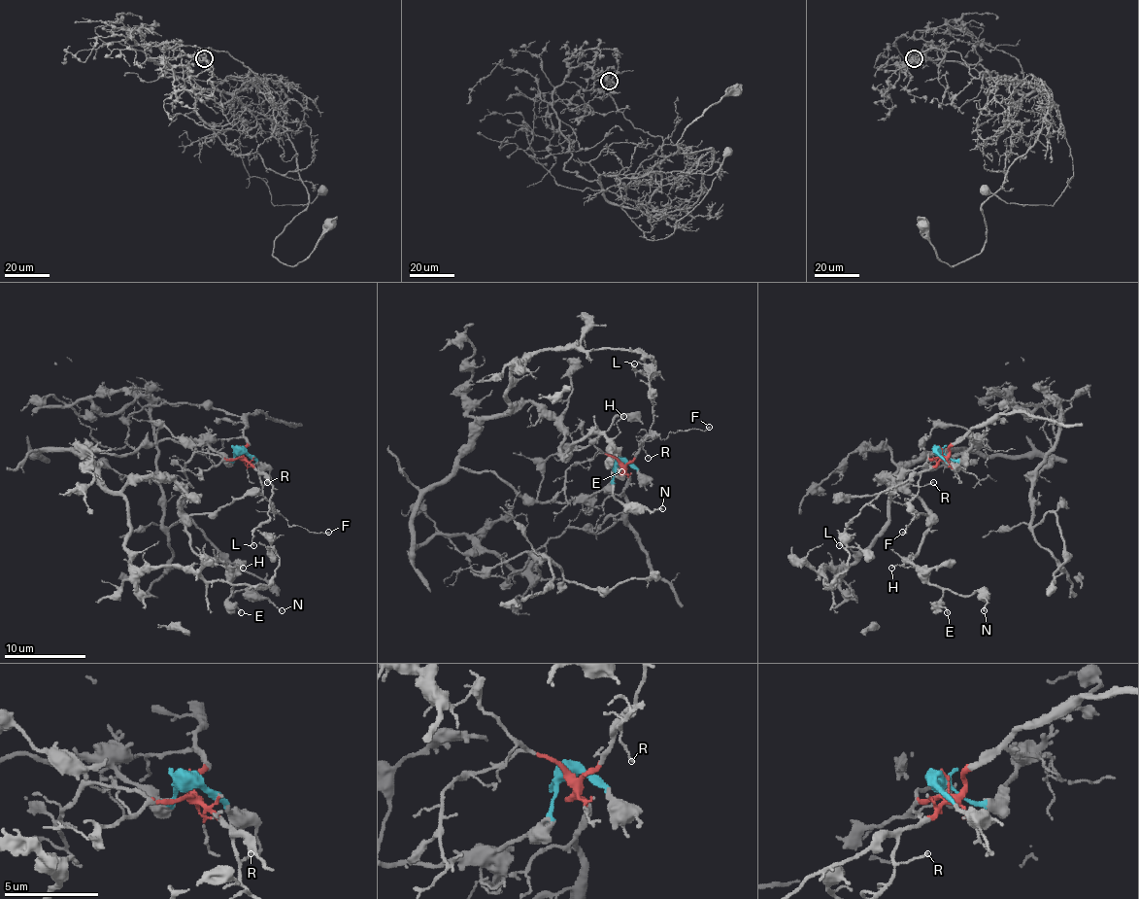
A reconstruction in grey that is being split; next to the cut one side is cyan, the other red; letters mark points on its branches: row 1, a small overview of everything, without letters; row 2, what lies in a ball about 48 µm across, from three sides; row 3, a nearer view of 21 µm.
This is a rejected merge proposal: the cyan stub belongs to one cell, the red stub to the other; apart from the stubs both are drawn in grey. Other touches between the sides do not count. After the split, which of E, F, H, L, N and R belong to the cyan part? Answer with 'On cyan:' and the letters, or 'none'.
On cyan: E, H, N

